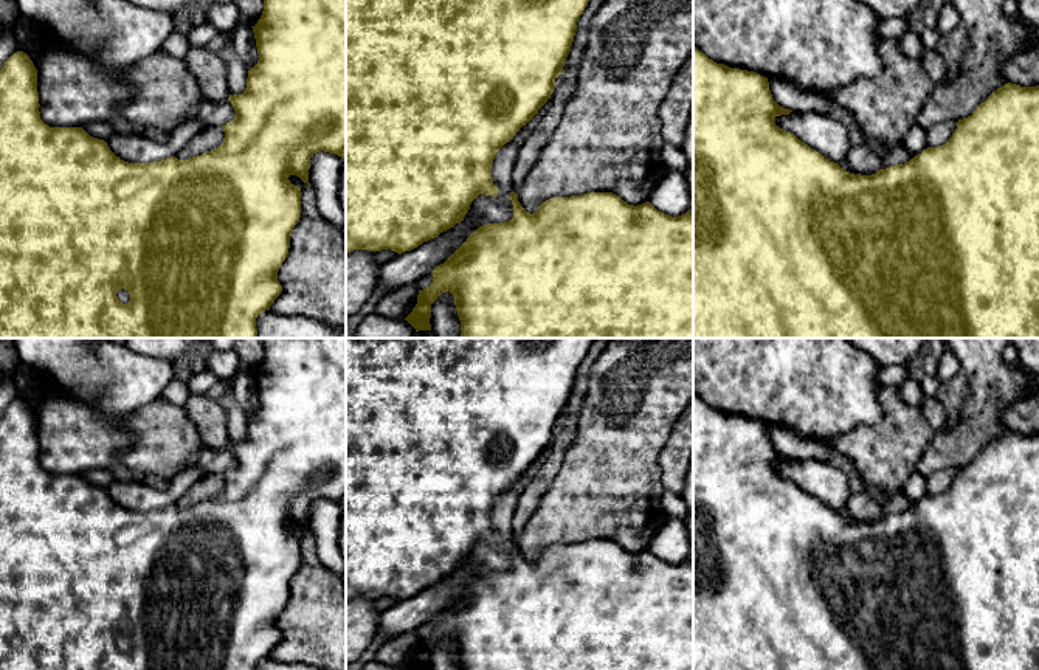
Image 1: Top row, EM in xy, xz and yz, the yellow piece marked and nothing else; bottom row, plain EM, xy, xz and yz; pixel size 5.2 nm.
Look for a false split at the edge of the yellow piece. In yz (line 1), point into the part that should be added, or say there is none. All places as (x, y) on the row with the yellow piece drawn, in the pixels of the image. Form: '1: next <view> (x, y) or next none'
1: next none

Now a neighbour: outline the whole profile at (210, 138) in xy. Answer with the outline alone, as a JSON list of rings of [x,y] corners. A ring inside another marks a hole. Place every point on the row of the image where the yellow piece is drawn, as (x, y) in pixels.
[[[222,126],[205,127],[192,136],[192,140],[180,152],[177,152],[175,157],[178,160],[189,160],[205,152],[211,152],[223,143],[223,138],[225,132]]]

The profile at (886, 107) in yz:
[[[881,39],[882,71],[872,79],[858,79],[825,96],[848,112],[864,130],[865,140],[889,147],[881,169],[904,164],[915,157],[906,147],[906,136],[916,124],[916,115],[934,92],[935,82],[920,59],[906,56],[898,39]]]

